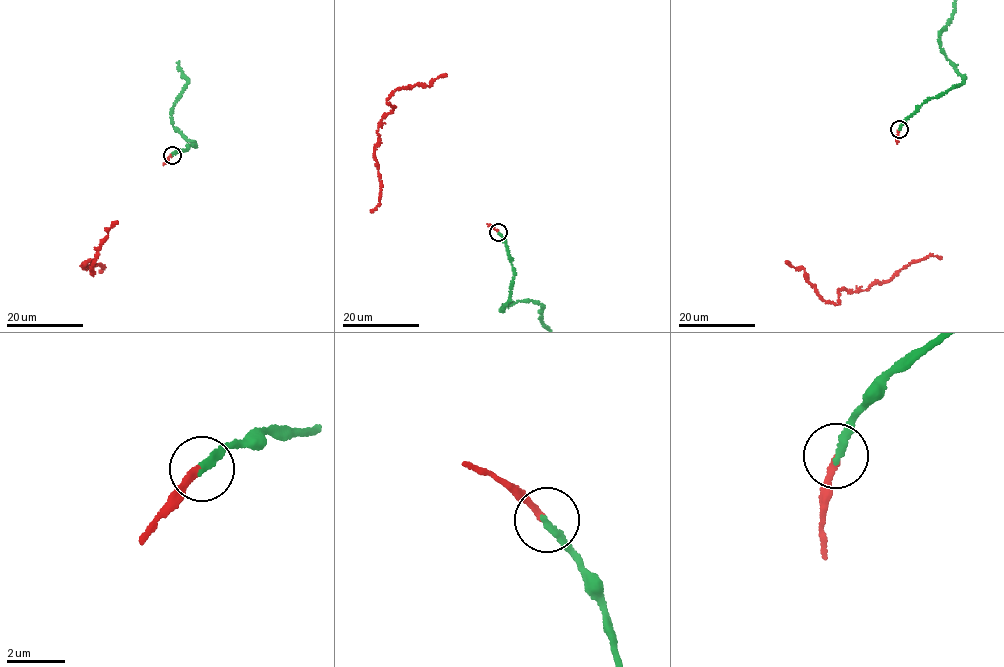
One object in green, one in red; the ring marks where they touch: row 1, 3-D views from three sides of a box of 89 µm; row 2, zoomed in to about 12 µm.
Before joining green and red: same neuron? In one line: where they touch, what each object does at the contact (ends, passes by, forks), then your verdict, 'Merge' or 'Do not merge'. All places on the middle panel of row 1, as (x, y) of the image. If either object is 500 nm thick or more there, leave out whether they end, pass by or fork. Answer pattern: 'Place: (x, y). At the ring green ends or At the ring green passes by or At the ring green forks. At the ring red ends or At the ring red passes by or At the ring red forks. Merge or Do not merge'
Place: (498, 232). At the ring green ends. At the ring red ends. Merge

